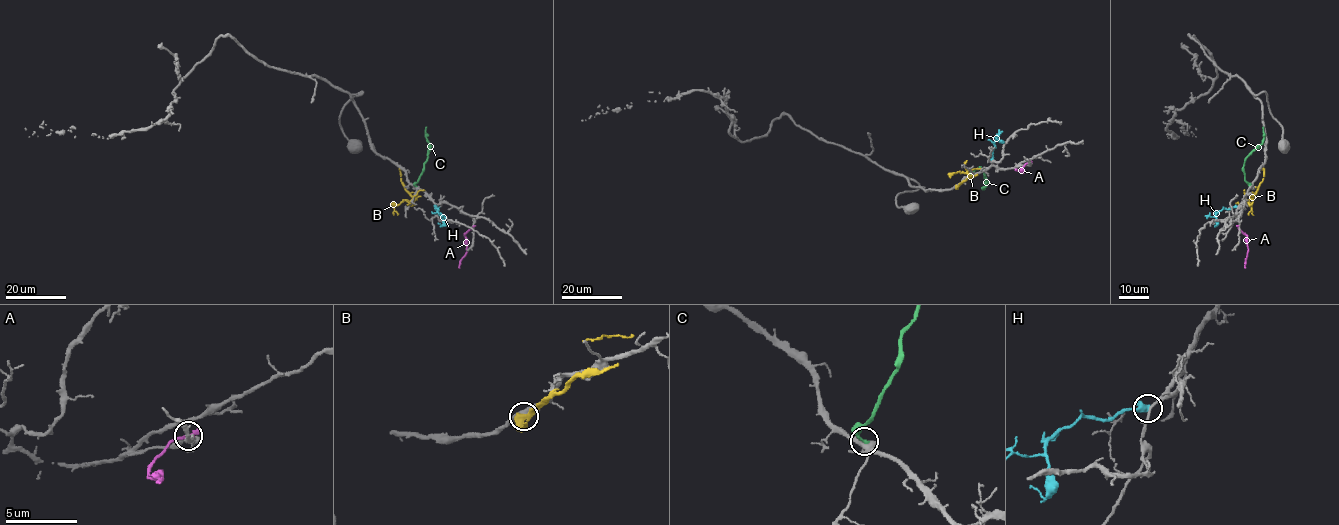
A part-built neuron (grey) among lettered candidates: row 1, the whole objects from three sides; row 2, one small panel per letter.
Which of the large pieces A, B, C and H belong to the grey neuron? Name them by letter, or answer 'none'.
none

